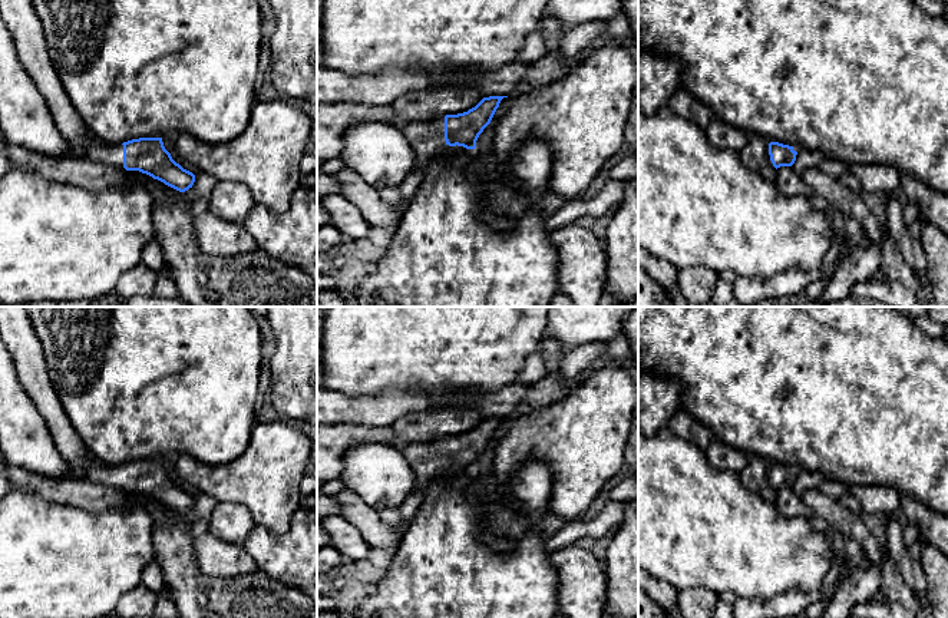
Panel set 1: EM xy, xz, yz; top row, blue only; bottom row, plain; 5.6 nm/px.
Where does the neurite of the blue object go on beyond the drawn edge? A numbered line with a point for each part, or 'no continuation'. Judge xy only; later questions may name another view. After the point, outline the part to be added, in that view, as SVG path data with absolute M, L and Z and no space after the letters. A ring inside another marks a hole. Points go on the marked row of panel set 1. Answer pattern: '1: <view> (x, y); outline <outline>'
1: xy (96, 151); outline M100 141L87 142L83 155L95 162L123 168L123 145L106 145Z

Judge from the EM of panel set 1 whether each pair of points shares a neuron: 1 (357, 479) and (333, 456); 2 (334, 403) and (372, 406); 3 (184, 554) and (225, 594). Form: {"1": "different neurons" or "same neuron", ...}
{"1": "different neurons", "2": "same neuron", "3": "same neuron"}

